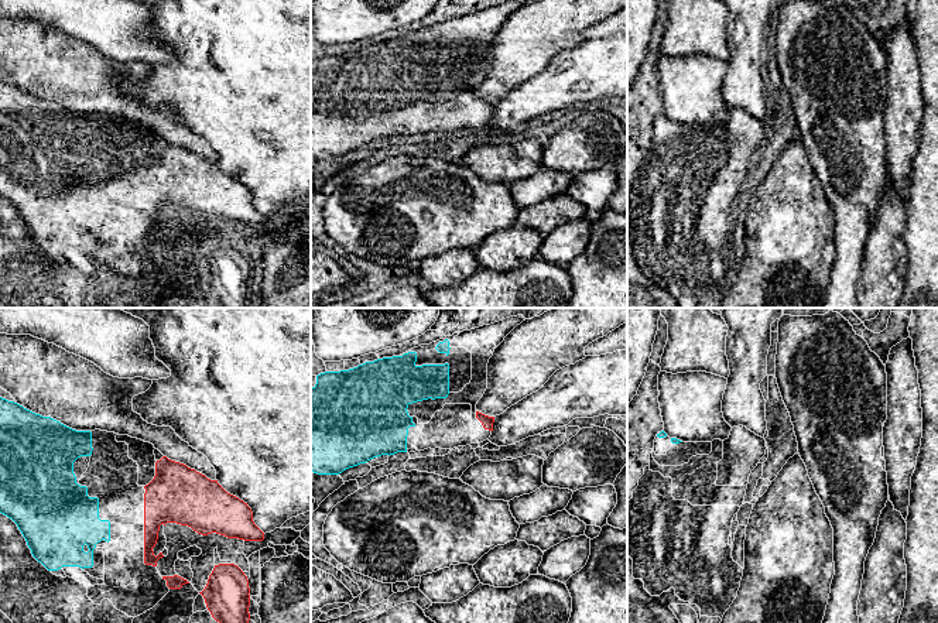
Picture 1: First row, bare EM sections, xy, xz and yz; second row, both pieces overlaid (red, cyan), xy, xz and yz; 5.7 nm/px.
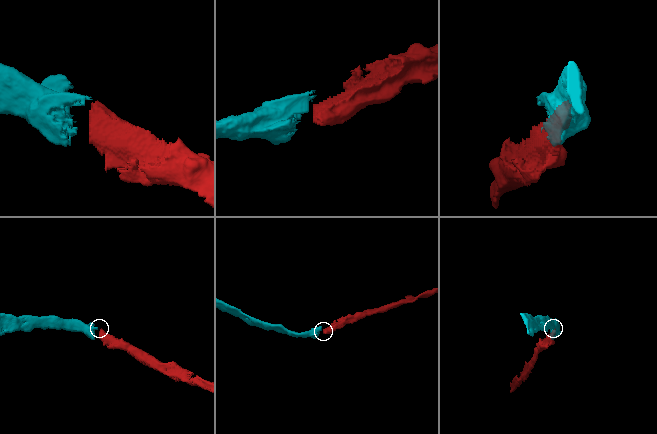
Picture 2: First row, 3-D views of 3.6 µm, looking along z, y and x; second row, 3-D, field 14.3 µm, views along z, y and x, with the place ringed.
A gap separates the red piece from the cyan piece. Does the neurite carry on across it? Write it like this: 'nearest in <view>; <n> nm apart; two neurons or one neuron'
nearest in xz; 190 nm apart; one neuron

